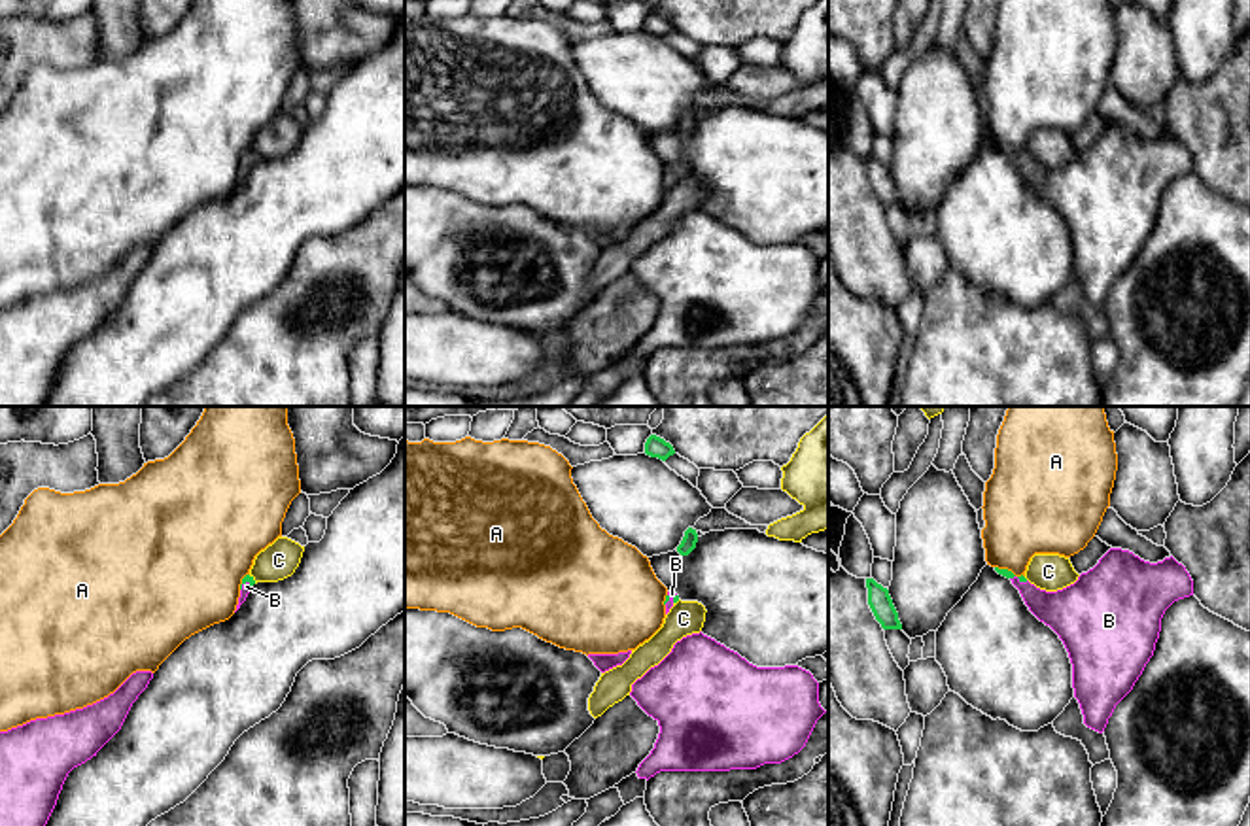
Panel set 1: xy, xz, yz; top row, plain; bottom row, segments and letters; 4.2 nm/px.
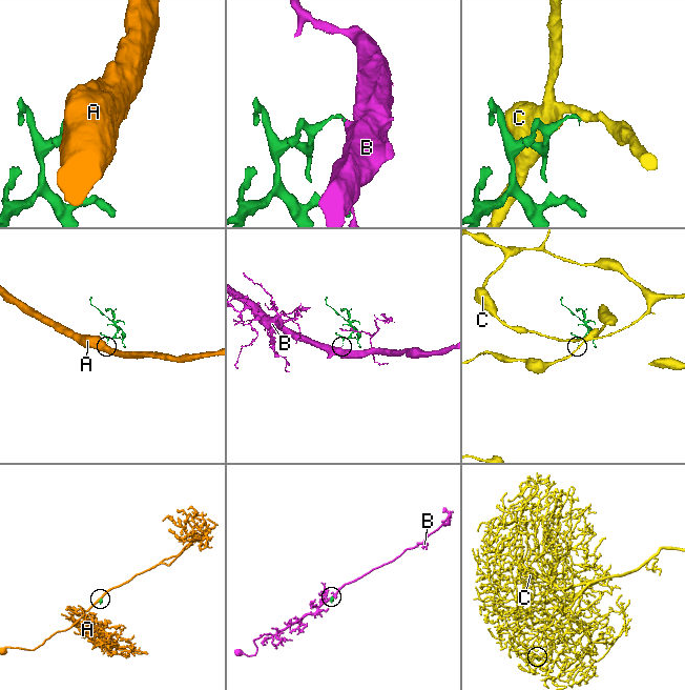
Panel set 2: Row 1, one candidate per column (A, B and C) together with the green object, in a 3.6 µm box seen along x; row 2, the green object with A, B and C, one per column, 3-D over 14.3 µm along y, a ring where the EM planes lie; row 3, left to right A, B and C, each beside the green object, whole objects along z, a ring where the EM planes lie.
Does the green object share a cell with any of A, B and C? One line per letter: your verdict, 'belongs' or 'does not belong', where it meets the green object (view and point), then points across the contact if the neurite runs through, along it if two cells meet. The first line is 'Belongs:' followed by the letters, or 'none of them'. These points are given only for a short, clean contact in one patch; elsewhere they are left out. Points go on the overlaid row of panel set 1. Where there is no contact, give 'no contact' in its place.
Belongs: B
A: does not belong; meets green in yz at (1010, 571); border along yz (995, 566), (1024, 577)
B: belongs; meets green in xz at (668, 598); runs through xz (666, 596), (668, 598), (672, 594)
C: does not belong; meets green in xy at (252, 579); border along xy (248, 575), (256, 583)

